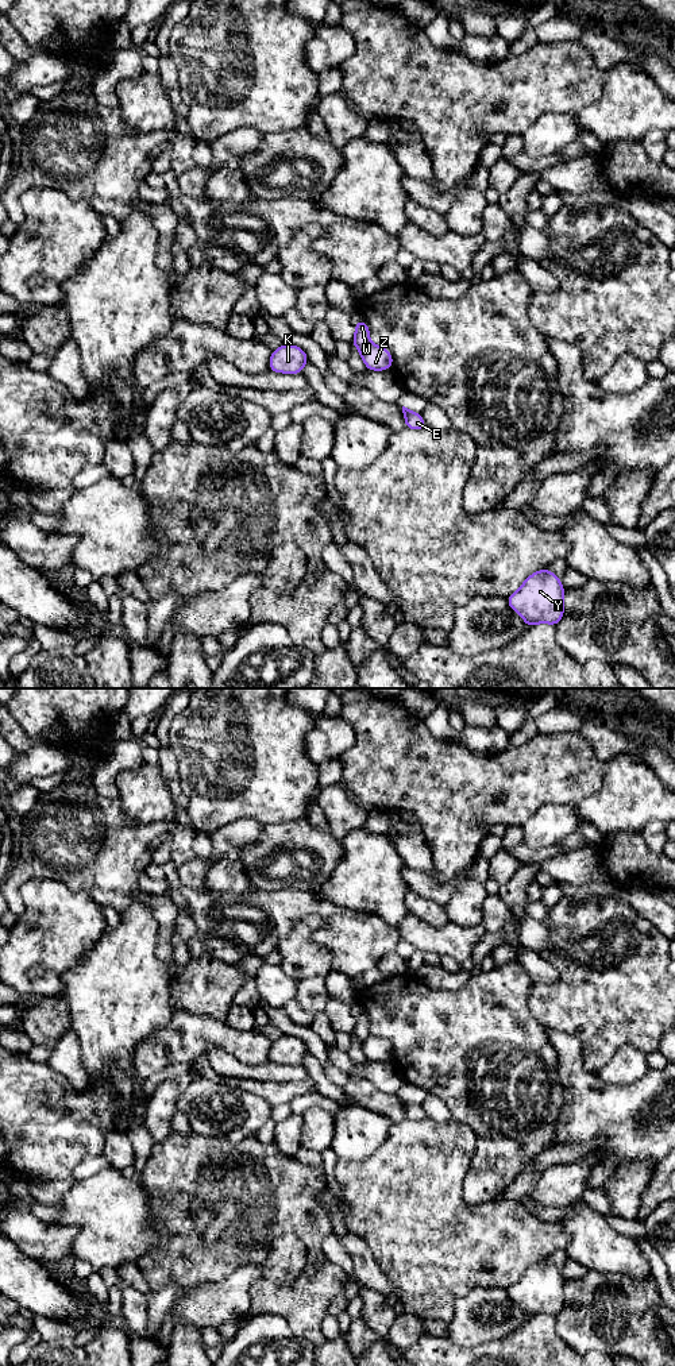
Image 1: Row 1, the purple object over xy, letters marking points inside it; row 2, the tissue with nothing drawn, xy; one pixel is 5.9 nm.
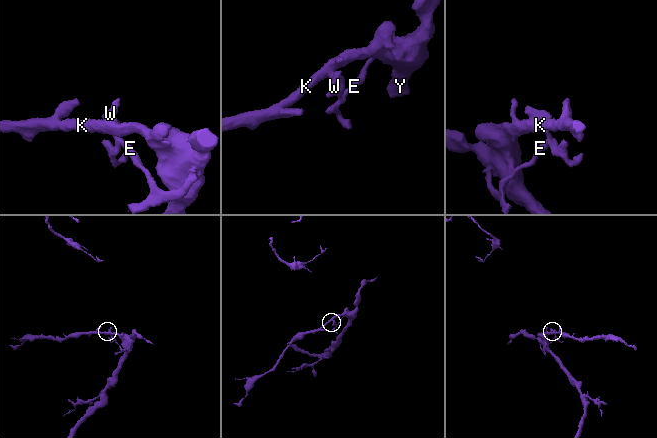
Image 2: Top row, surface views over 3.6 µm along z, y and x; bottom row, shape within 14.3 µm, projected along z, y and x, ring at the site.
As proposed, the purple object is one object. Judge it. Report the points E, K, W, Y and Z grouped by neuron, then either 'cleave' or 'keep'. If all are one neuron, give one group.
E W / K Y Z | cleave

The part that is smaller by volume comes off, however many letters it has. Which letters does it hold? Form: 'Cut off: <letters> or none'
Cut off: E, W

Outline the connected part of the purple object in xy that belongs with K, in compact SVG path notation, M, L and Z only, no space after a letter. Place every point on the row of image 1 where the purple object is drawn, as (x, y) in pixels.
M284 344L273 350L269 368L273 373L301 374L308 360L309 358L301 347Z

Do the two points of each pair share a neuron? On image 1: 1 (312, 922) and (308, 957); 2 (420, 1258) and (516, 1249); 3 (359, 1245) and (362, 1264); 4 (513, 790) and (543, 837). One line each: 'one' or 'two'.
1: one
2: one
3: one
4: two

